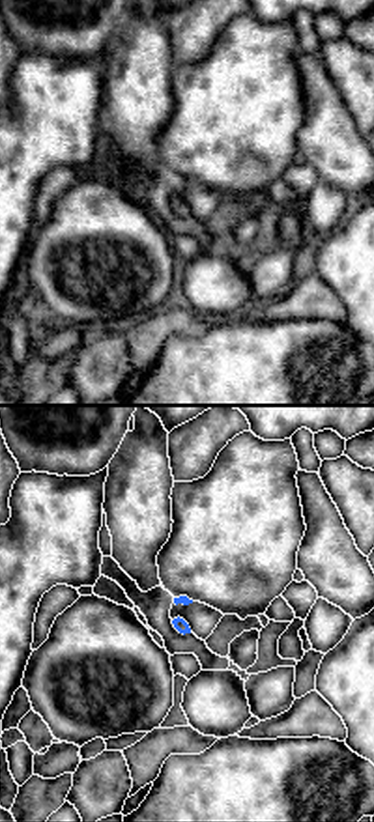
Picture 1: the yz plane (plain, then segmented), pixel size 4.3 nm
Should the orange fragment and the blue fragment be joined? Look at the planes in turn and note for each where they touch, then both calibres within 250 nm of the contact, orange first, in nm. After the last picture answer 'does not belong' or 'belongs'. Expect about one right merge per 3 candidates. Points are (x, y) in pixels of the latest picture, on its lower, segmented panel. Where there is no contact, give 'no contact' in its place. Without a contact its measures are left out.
no contact

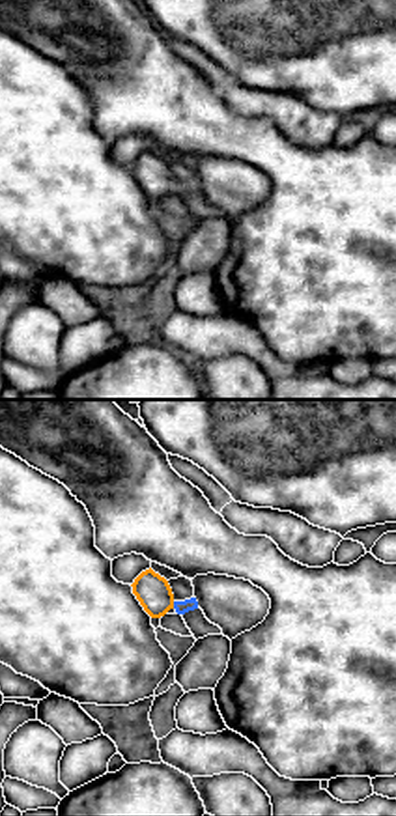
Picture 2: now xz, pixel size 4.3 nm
contact (172, 605); calibres 150 and 60 nm

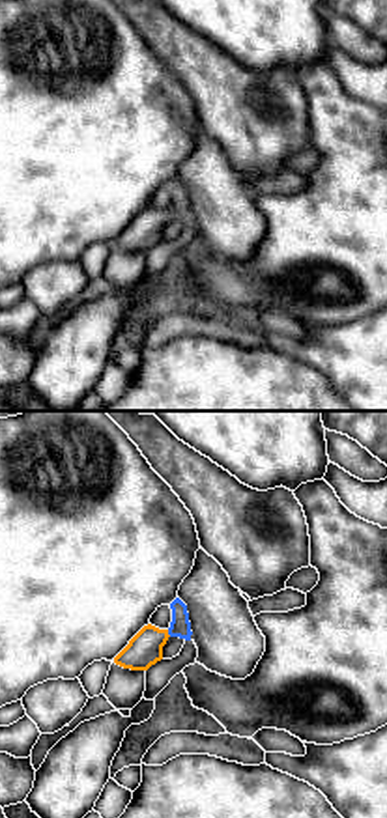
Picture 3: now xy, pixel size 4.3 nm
contact (167, 634); calibres 150 and 90 nm

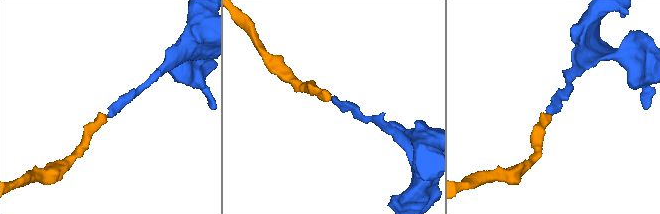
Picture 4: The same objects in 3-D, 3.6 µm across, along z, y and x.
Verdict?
belongs

